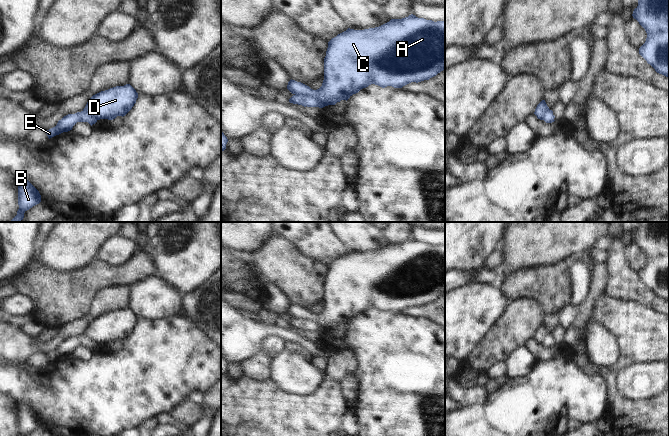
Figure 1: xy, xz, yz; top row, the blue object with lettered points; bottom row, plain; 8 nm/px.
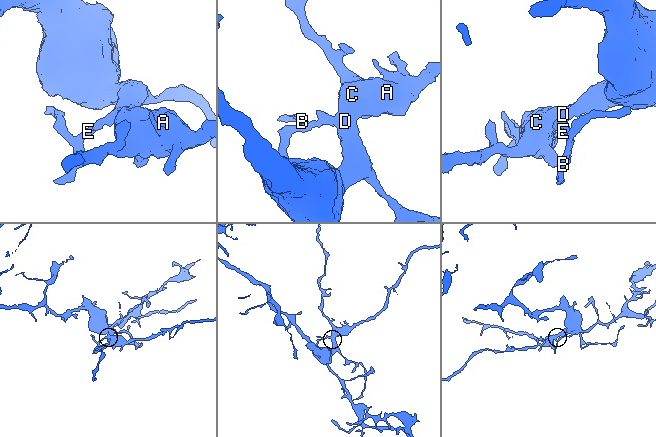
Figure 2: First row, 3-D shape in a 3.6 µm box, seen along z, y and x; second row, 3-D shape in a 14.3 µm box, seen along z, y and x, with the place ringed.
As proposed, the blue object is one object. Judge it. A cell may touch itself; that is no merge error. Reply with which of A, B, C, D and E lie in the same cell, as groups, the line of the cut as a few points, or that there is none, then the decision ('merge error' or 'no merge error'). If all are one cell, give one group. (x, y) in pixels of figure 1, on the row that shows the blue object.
A C D / B E; cut in xz along (295, 93), (313, 97), (317, 101), (318, 106); merge error

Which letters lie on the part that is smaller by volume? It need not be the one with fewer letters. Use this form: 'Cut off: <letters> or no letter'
Cut off: B, E

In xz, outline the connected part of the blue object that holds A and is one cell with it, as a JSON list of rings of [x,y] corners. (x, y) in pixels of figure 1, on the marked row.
[[[411,14],[402,19],[391,19],[389,22],[375,28],[354,30],[348,28],[328,42],[324,58],[324,80],[322,86],[313,90],[309,86],[290,80],[287,89],[292,94],[309,96],[318,101],[318,107],[335,105],[341,100],[348,100],[353,94],[371,84],[382,88],[392,86],[402,88],[411,82],[429,80],[445,69],[445,21],[434,22],[418,18]]]

